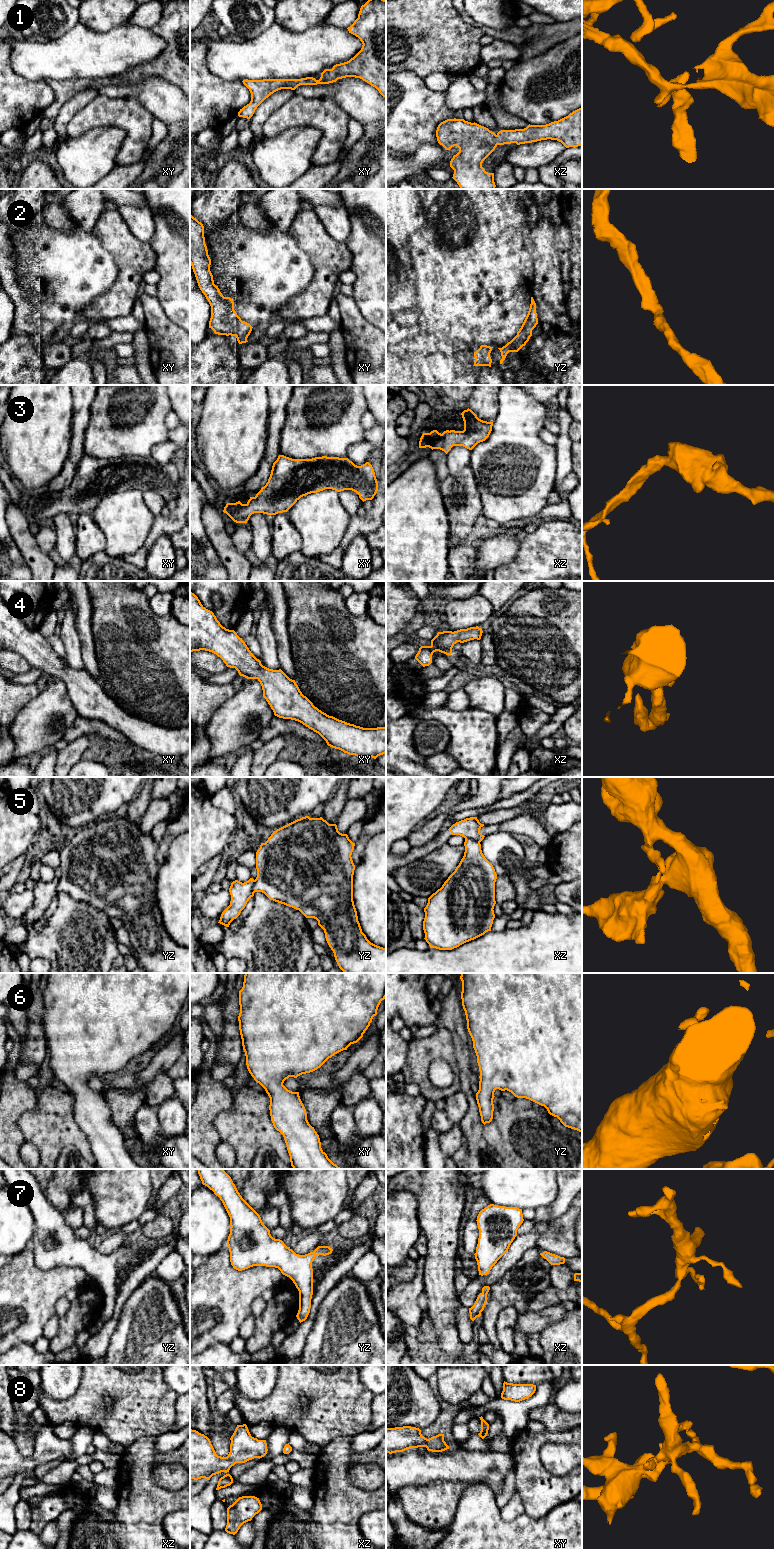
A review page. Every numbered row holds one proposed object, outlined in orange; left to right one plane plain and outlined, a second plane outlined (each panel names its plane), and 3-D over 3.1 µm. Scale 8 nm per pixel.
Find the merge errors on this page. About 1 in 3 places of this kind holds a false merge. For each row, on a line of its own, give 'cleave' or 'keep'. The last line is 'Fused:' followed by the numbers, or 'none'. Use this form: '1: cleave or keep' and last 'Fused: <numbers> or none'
1: keep
2: keep
3: keep
4: keep
5: cleave
6: keep
7: keep
8: keep
Fused: 5

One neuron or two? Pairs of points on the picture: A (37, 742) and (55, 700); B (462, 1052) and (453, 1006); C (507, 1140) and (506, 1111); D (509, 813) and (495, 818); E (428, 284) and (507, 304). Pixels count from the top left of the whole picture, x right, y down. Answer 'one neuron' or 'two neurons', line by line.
A: one neuron
B: one neuron
C: one neuron
D: one neuron
E: one neuron

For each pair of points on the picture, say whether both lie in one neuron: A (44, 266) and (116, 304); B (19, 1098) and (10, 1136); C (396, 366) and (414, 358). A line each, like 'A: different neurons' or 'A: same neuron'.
A: different neurons
B: same neuron
C: different neurons

